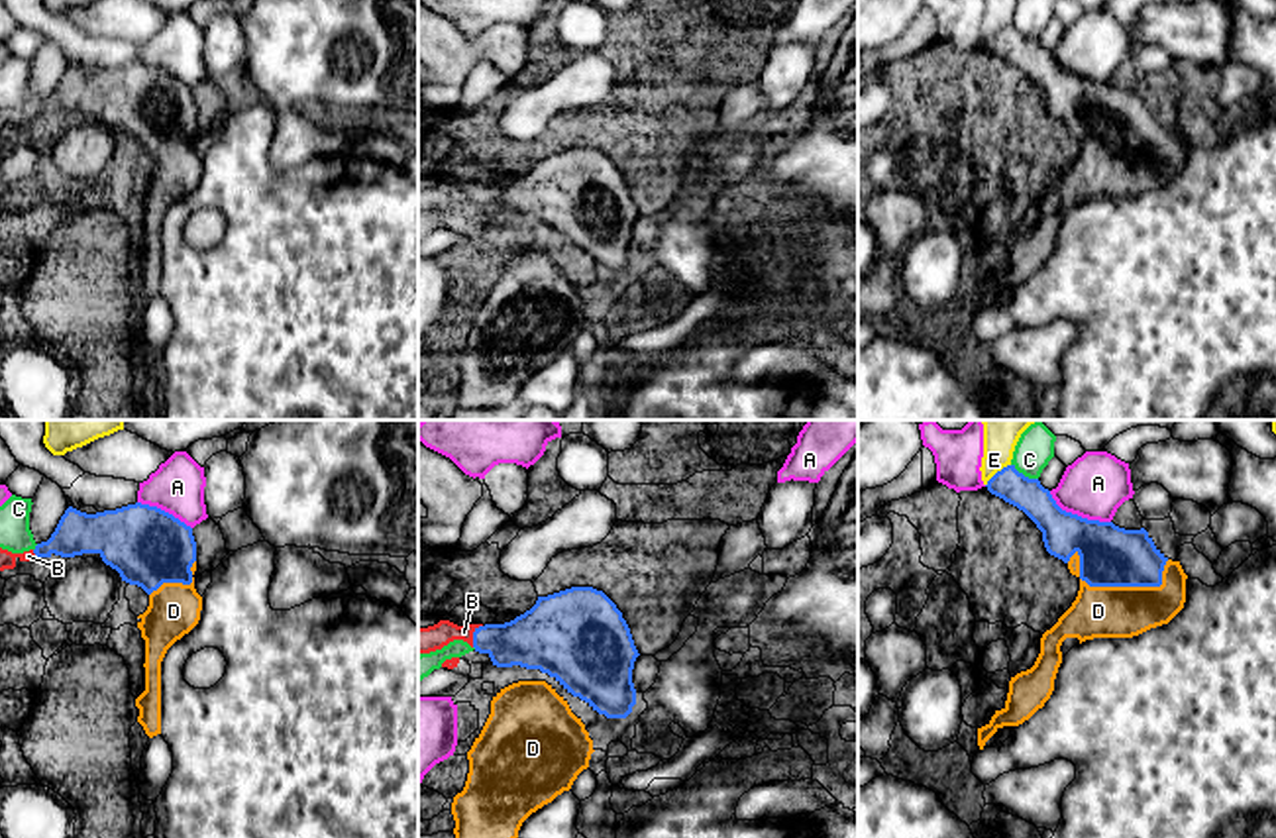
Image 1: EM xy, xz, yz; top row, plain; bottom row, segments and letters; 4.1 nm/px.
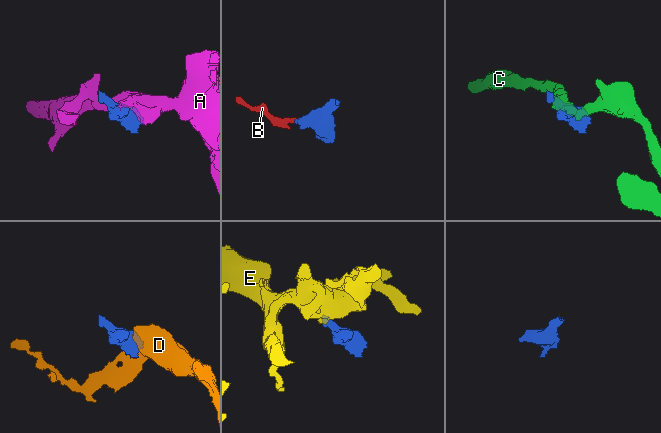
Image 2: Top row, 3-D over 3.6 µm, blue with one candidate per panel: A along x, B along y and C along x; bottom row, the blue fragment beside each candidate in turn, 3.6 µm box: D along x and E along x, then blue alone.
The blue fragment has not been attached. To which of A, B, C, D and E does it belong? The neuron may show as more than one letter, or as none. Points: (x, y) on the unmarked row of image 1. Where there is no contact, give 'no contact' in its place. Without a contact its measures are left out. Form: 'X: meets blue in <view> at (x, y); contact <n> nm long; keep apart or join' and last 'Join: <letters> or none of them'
A: meets blue in yz at (1076, 75); contact 280 nm long; keep apart
B: meets blue in xz at (474, 197); contact 100 nm long; join
C: meets blue in yz at (1023, 36); contact 130 nm long; keep apart
D: meets blue in yz at (1116, 146); contact 420 nm long; join
E: meets blue in yz at (996, 34); contact 140 nm long; keep apart
Join: B, D

